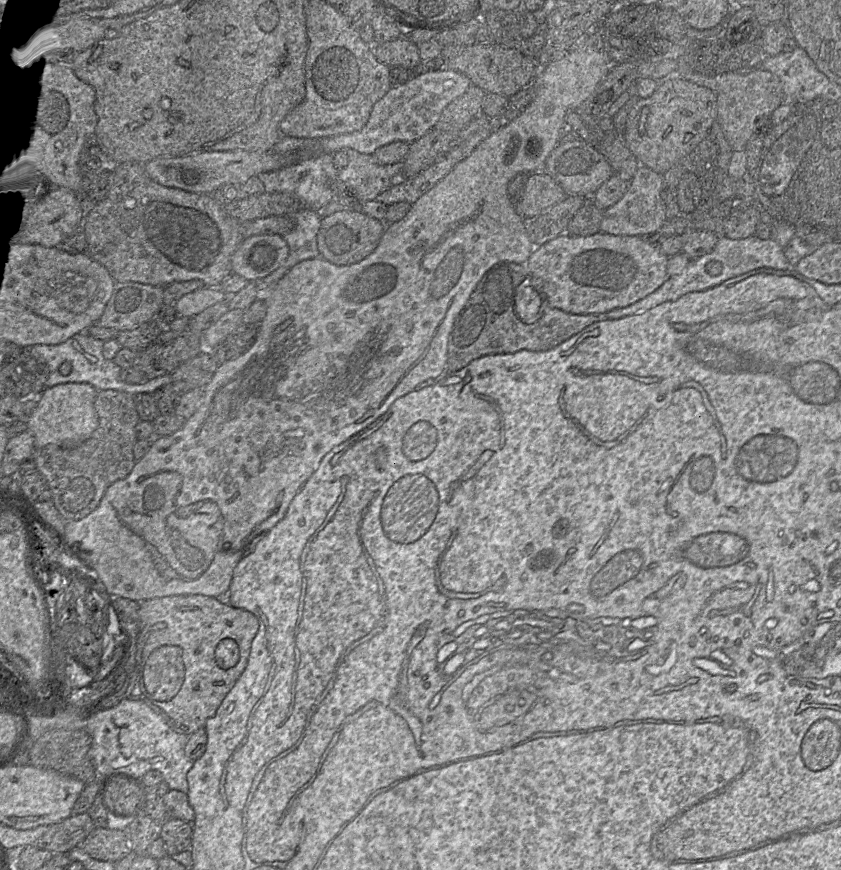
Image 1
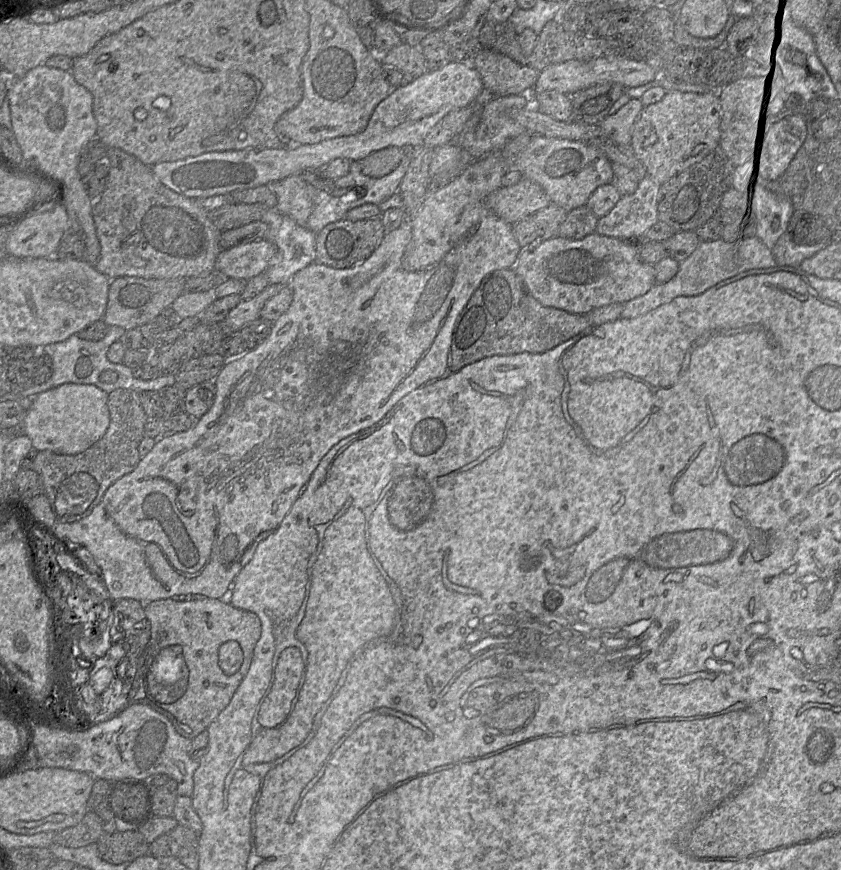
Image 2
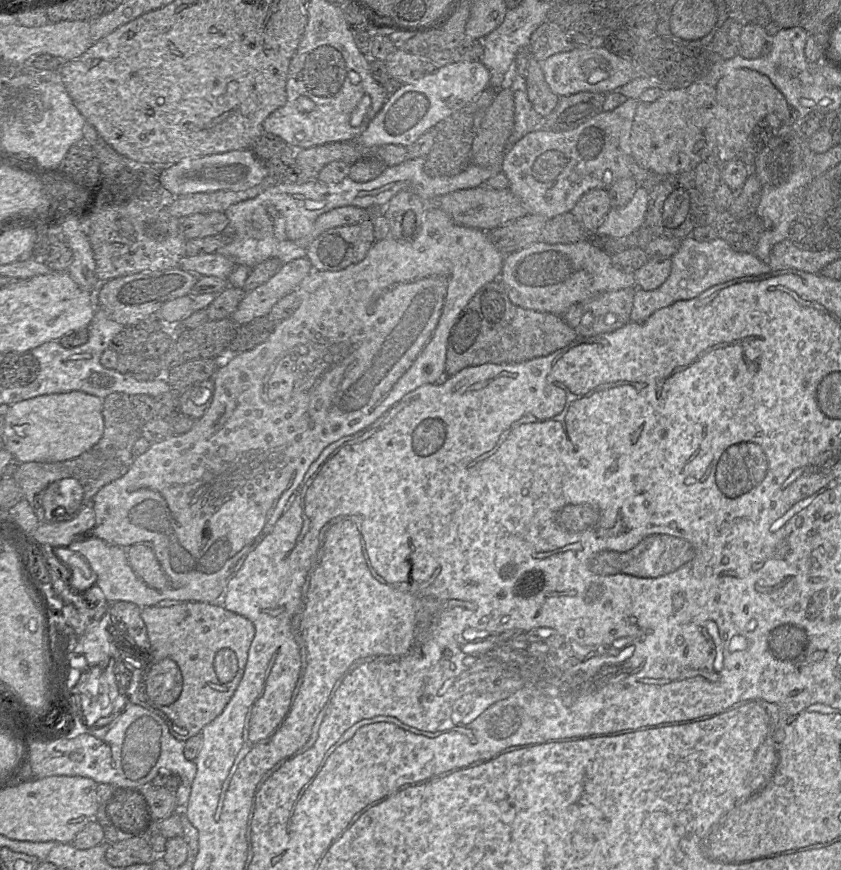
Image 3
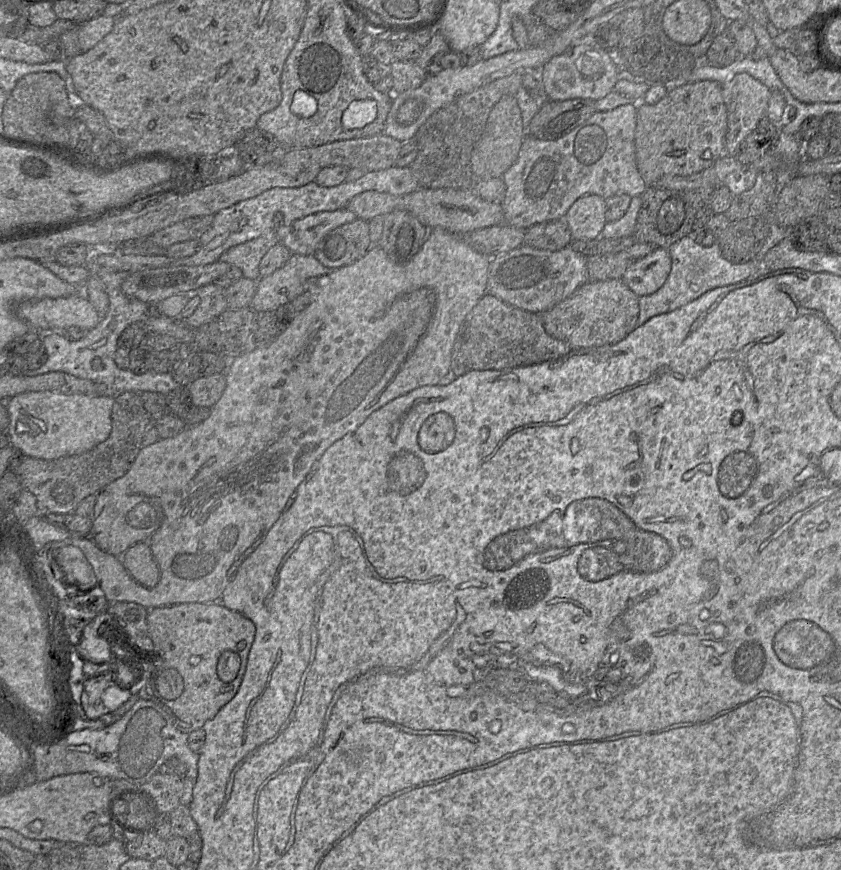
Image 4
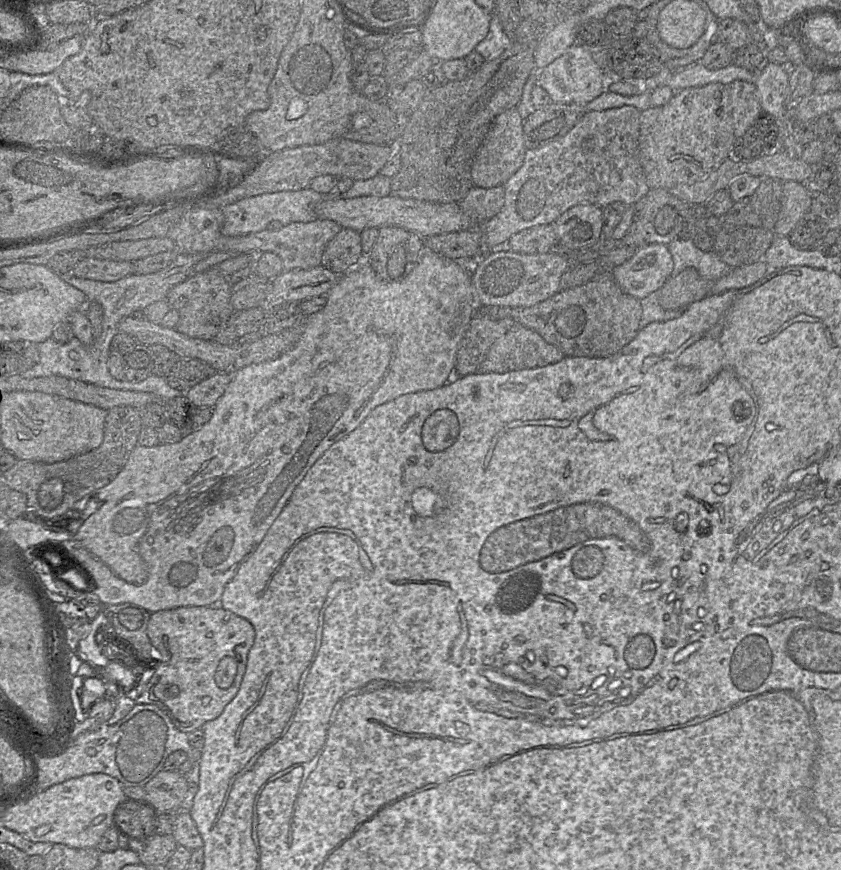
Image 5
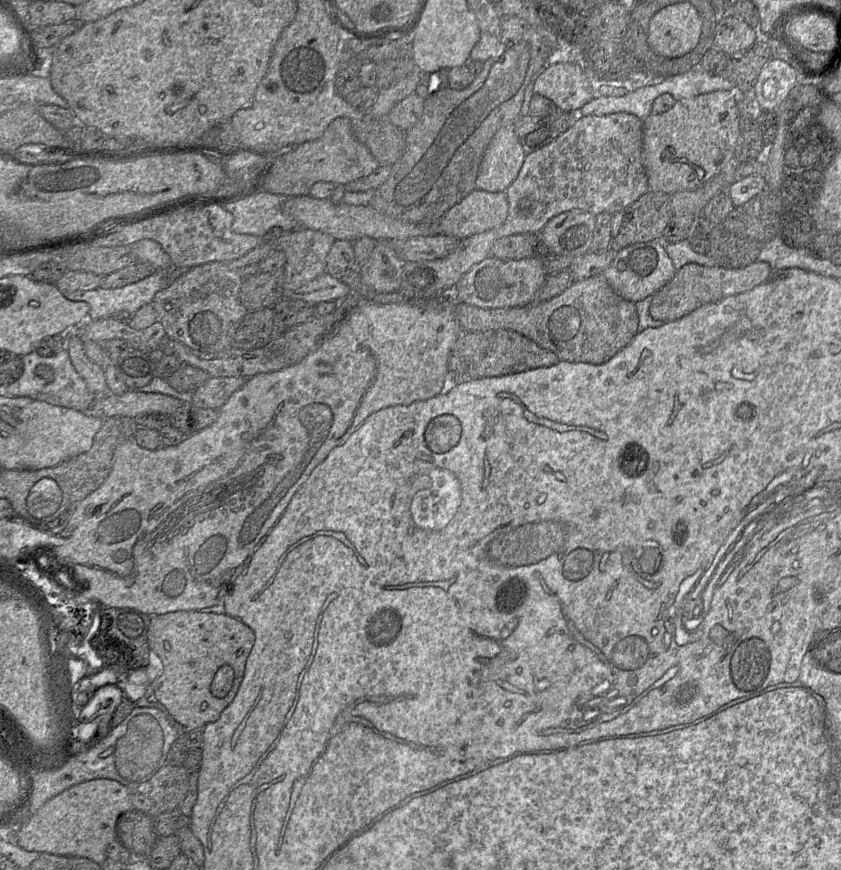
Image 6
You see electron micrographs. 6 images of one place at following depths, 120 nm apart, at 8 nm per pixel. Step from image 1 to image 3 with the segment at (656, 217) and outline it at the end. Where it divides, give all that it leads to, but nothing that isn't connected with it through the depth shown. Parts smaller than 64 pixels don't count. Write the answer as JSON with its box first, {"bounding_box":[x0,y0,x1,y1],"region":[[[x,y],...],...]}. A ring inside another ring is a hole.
{"bounding_box":[595,186,649,238],"region":[[[639,186],[628,204],[610,209],[595,234],[616,238],[631,235],[644,225],[648,201],[649,191]]]}

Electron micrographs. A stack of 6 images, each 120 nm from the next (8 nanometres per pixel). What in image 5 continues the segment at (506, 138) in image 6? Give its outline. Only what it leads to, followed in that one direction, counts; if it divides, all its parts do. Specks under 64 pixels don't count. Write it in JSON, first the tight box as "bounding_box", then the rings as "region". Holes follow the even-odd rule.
{"bounding_box":[471,108,526,188],"region":[[[512,108],[499,114],[494,119],[473,160],[471,167],[472,183],[481,188],[503,185],[522,166],[526,150],[523,119],[517,109]]]}

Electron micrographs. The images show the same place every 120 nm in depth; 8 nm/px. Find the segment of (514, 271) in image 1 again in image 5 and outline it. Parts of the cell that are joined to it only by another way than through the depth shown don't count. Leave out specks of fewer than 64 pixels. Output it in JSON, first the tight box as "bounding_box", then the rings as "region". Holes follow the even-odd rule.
{"bounding_box":[454,311,564,376],"region":[[[476,311],[458,345],[454,371],[457,376],[504,373],[545,366],[560,361],[564,356],[556,346],[546,342],[537,332],[513,319],[493,319]]]}

